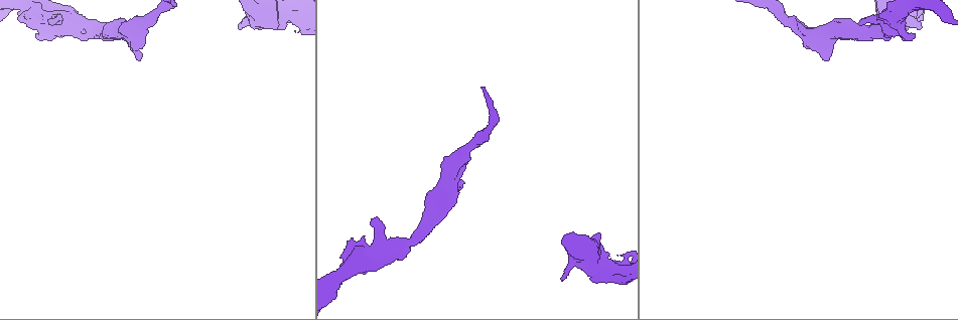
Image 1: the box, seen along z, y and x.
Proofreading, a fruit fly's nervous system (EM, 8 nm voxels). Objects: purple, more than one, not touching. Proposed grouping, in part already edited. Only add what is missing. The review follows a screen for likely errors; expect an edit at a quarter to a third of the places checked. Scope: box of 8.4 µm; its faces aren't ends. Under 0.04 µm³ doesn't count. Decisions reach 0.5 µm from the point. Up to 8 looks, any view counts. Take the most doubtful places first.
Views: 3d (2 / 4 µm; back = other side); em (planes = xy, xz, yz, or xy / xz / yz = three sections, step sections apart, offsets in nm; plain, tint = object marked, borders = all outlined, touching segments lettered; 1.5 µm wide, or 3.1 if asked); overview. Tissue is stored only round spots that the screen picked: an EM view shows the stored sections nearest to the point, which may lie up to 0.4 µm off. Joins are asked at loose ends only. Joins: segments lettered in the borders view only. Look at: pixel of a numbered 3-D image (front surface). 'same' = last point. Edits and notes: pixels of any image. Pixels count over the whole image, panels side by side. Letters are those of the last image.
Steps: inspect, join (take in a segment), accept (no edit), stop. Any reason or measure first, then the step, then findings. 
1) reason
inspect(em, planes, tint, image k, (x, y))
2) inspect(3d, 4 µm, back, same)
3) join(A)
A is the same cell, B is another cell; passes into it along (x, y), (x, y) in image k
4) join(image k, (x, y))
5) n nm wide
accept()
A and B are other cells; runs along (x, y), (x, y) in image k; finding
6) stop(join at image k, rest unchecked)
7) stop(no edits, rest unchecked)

tapers out
inspect(3d, 4 µm, image 1, (560, 279))

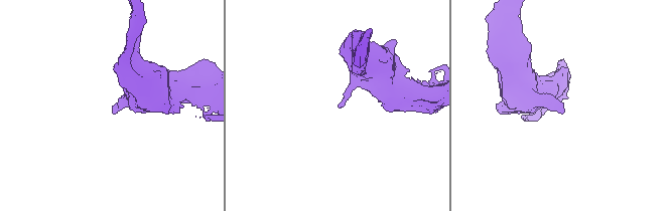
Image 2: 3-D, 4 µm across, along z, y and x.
inspect(em, planes, tint, image 2, (116, 113))

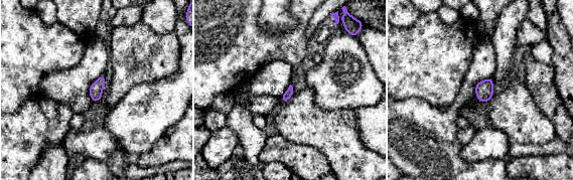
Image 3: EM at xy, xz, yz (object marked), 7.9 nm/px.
inspect(em, planes, borders, same)

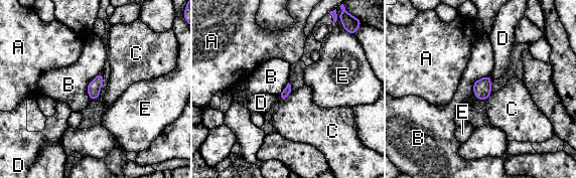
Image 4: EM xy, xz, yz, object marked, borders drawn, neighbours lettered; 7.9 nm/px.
accept()
A, B, C, D and E are other cells; border along (291, 92), (280, 101) in image 4; none of them fits

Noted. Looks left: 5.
thick end
inspect(3d, 4 µm, image 1, (809, 48))

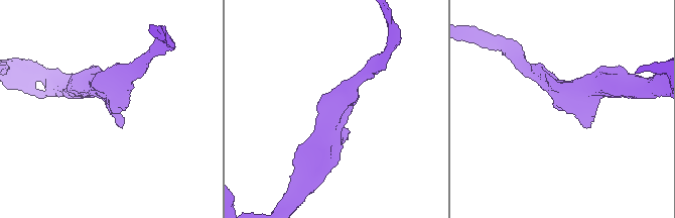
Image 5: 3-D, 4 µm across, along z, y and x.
inspect(em, planes, borders, image 5, (348, 108))

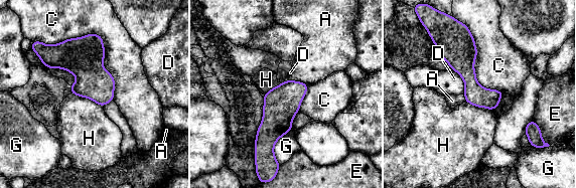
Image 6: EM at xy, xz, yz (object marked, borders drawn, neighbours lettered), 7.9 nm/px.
accept()
A, C, D, E, G and H are other cells; no lettered segment goes on from it

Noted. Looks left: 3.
branch stops here
inspect(em, planes, borders, image 1, (858, 24))

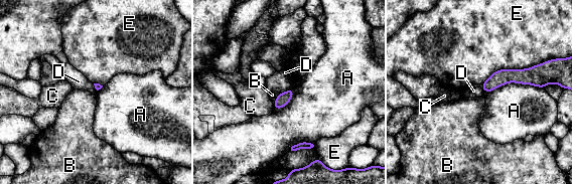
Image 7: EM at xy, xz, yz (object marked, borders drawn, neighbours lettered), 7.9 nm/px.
accept()
A, B, C, D and E are other cells; border along (292, 87), (280, 94) in image 7; no lettered segment goes on from it

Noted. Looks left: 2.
stop(no edits, rest unchecked)

